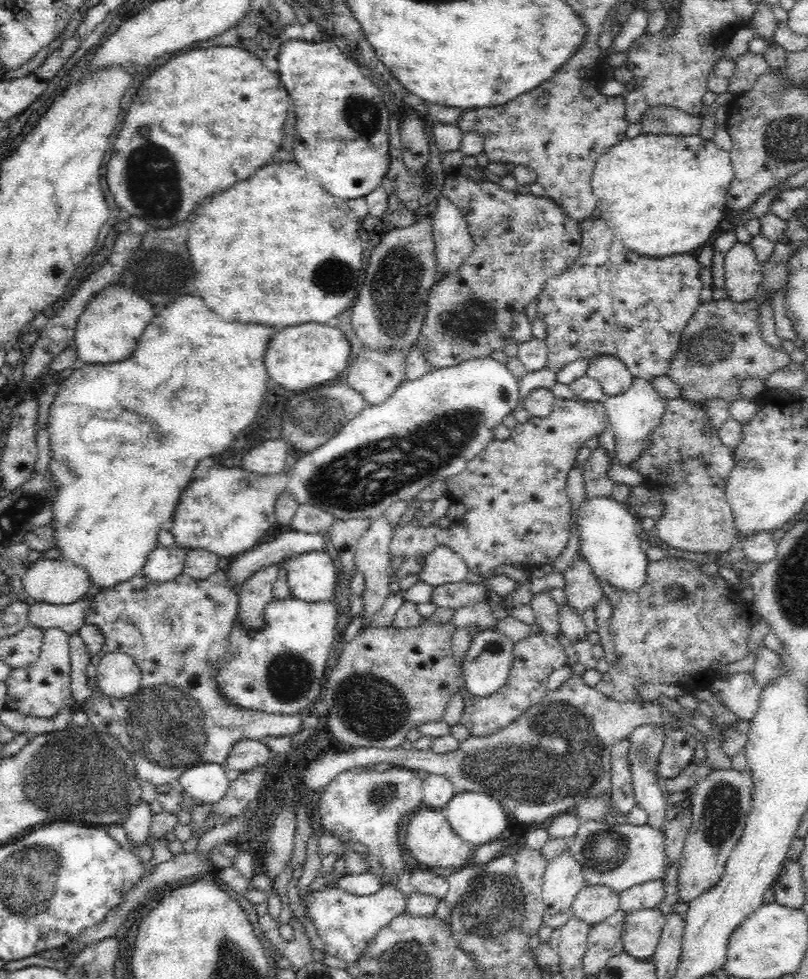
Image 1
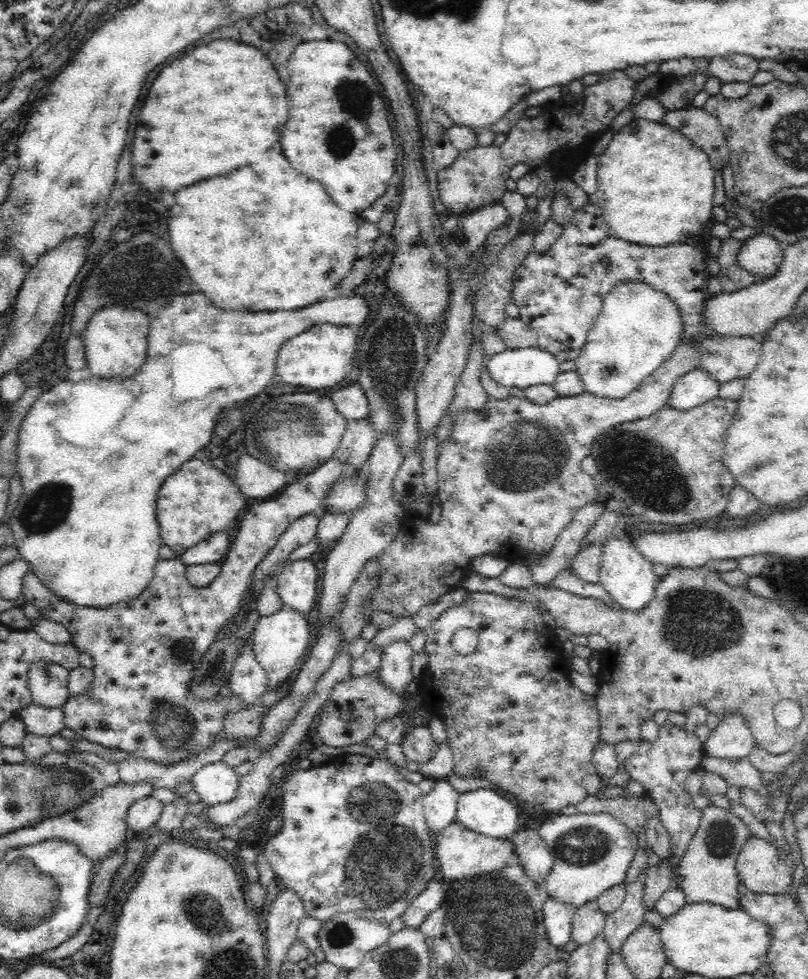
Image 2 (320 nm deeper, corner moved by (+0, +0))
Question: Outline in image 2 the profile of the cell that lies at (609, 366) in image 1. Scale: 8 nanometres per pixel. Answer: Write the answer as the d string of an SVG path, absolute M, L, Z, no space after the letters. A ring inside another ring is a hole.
M619 283L603 297L602 310L590 327L580 354L575 358L584 391L620 400L650 376L682 342L680 309L663 292L644 283Z

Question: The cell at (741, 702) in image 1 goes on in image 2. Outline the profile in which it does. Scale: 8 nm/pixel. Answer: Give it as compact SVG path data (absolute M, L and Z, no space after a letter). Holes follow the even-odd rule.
M729 714L722 719L703 744L704 754L708 757L737 761L748 758L755 745L744 717Z

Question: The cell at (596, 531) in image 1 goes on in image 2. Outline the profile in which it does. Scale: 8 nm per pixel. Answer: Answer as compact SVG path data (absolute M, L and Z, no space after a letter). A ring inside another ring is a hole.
M620 530L615 533L616 535L602 542L599 584L606 589L614 602L620 604L622 610L638 612L653 599L658 578L653 574L651 561L640 555L630 537Z

